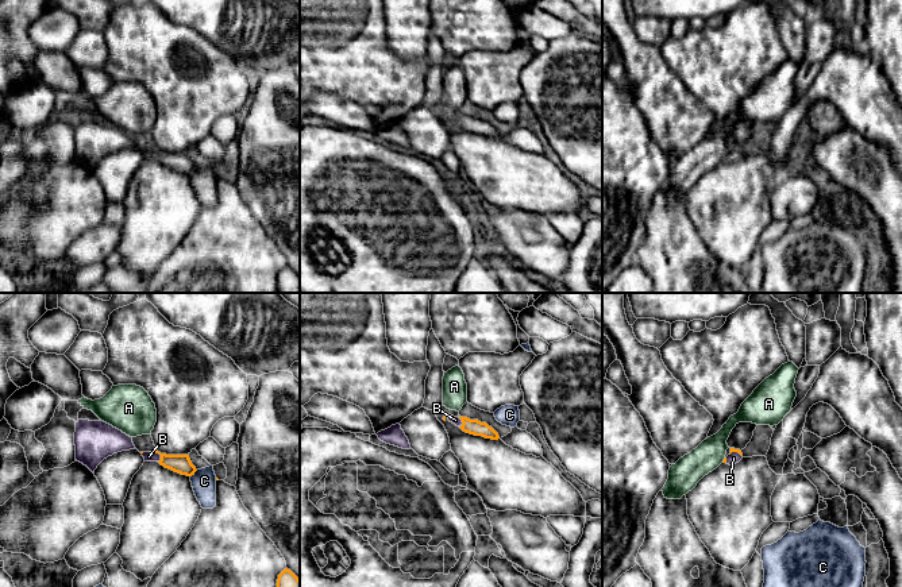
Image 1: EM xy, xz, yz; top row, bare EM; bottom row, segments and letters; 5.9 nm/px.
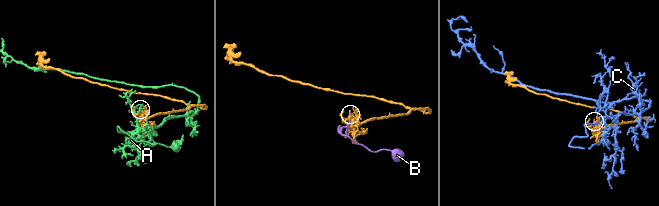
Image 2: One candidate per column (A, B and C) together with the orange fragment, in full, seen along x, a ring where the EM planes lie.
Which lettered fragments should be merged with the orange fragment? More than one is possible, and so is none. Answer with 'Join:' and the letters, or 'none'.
Join: B

